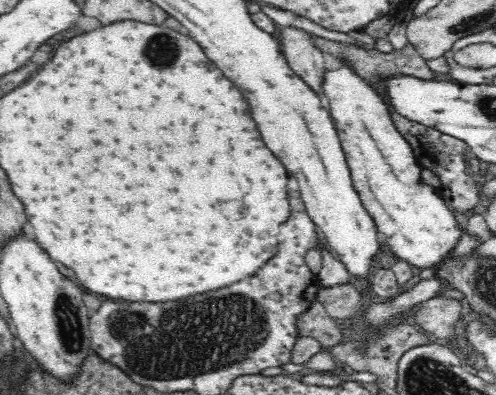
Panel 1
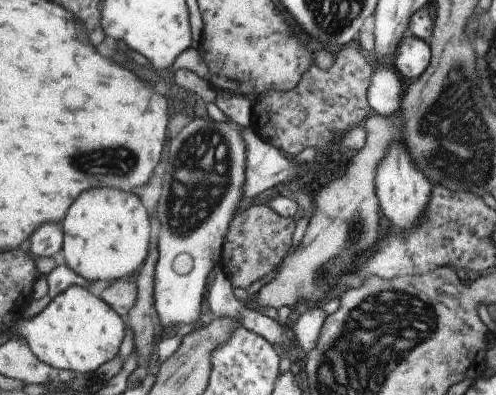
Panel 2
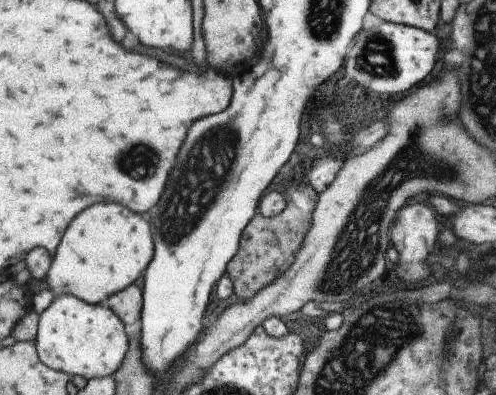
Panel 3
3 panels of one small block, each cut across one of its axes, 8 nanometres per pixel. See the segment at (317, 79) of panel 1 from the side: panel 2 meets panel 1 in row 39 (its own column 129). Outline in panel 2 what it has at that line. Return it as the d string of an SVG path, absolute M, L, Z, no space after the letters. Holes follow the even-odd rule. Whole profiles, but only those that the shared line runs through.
M123 278L117 282L109 282L109 286L101 292L101 298L107 304L111 304L123 316L123 320L127 320L139 298L137 286L139 284L135 278Z

